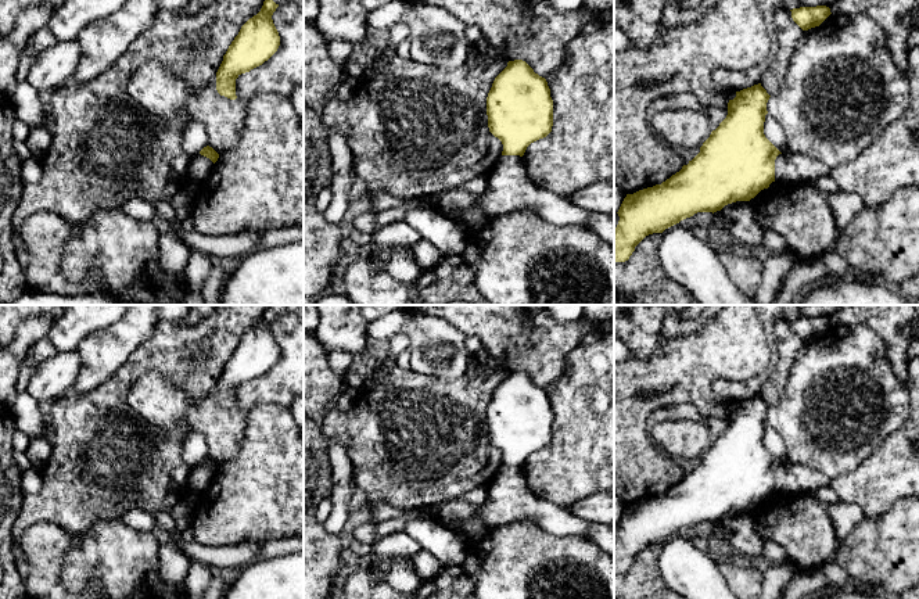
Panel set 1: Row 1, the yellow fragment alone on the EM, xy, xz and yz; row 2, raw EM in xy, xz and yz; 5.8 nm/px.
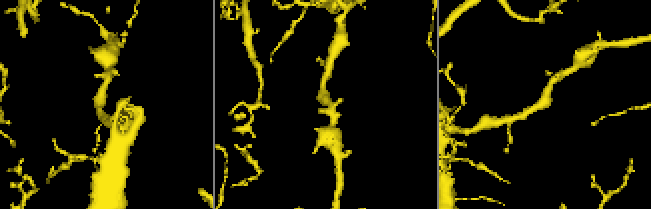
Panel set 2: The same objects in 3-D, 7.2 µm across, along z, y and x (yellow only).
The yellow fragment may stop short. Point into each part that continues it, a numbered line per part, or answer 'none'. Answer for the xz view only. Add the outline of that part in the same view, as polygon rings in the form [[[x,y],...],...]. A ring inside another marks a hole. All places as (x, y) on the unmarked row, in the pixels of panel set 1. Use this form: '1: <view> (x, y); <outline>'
1: xz (510, 499); [[[502,466],[489,483],[489,496],[475,513],[491,527],[516,520],[531,520],[539,528],[556,537],[579,537],[589,539],[590,521],[574,516],[568,507],[538,499],[527,487],[524,469]]]

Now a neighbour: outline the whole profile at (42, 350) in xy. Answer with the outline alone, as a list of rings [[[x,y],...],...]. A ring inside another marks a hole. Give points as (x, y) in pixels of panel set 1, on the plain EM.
[[[42,338],[42,340],[36,341],[26,351],[25,359],[19,367],[19,373],[18,373],[18,379],[17,379],[17,391],[18,392],[25,391],[36,367],[40,363],[43,363],[44,361],[54,356],[55,354],[57,354],[57,351],[53,347],[53,344],[50,342],[50,340]]]

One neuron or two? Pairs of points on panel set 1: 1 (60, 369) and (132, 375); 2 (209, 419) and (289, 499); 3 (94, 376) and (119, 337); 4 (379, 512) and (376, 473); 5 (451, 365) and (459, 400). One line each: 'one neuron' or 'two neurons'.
1: two neurons
2: two neurons
3: one neuron
4: two neurons
5: two neurons

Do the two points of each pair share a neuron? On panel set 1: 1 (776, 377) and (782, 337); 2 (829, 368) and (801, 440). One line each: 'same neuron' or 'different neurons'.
1: same neuron
2: same neuron

